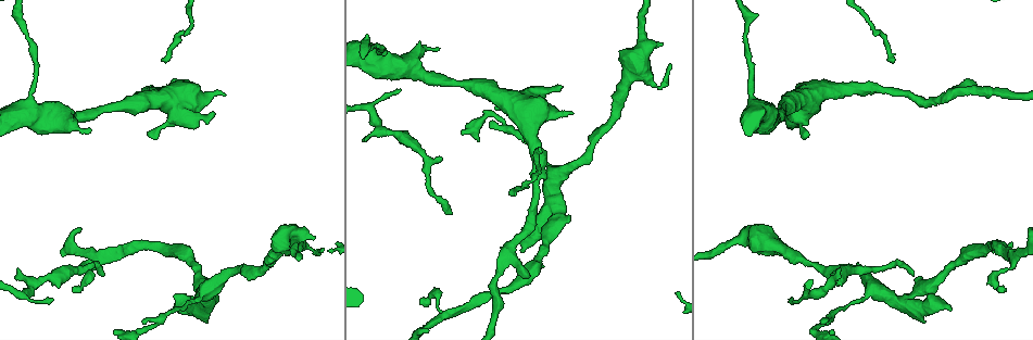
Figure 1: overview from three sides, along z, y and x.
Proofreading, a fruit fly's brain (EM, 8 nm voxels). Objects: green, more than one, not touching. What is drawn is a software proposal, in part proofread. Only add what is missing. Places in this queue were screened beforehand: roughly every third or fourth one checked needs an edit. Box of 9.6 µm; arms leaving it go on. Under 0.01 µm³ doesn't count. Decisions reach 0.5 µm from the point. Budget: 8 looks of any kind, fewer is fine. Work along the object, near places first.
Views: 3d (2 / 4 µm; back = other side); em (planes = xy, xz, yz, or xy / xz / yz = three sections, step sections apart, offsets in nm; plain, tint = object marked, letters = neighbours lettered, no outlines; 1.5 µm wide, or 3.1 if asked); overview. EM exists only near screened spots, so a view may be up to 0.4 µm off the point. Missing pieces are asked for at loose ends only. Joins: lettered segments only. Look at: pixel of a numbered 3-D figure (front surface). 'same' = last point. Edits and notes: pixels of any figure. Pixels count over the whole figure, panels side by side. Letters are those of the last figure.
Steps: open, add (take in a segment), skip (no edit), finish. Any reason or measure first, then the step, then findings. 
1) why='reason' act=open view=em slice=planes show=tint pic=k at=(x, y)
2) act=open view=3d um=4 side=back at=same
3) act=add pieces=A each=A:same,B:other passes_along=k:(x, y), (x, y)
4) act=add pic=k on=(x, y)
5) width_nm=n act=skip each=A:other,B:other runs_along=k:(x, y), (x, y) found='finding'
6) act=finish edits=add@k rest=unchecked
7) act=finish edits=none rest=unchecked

why='branch stops here' act=open view=em slice=xy step=8 show=letters pic=1 at=(89, 130)

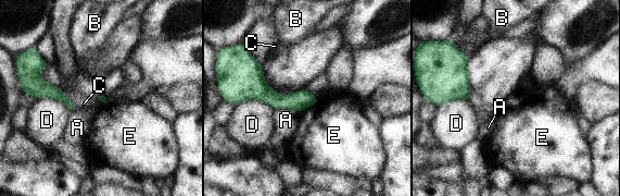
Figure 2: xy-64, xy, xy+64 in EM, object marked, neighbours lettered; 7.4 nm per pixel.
act=open view=em slice=planes show=letters at=same

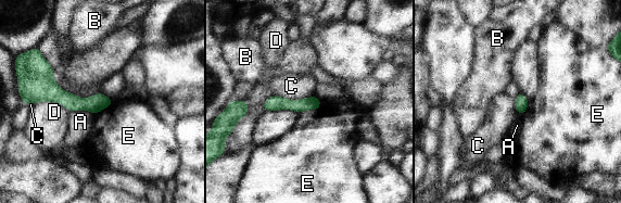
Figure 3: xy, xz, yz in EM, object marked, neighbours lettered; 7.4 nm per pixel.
act=skip each=A:other,B:other,C:other,D:other,E:other found='no lettered segment goes on from it'

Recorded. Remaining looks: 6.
why='tapers out' act=open view=em slice=planes show=tint pic=1 at=(101, 276)

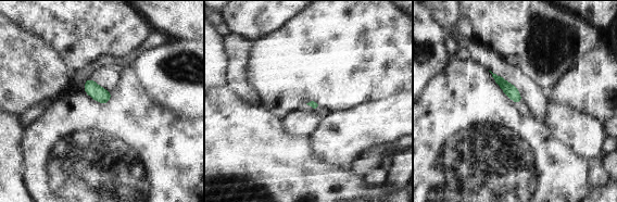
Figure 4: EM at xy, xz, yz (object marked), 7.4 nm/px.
why='see the neighbours' act=open view=em slice=planes show=letters at=same

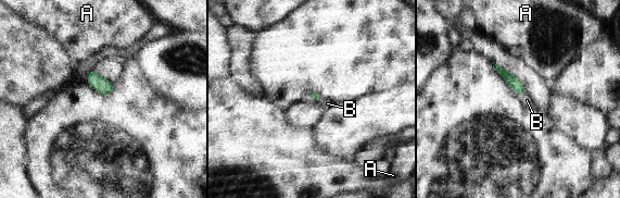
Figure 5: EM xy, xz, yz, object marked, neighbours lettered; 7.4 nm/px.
act=add pieces=B each=A:other,B:same passes_along=5:(513, 82), (522, 93), (527, 100) found='it goes on there'

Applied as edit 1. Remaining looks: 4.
act=open view=overview

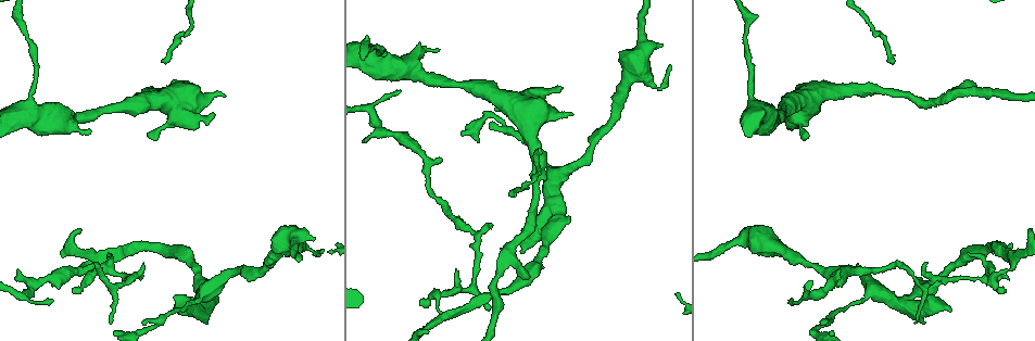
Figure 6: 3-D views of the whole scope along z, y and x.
why='thin end' act=open view=3d um=2 pic=6 at=(891, 58)

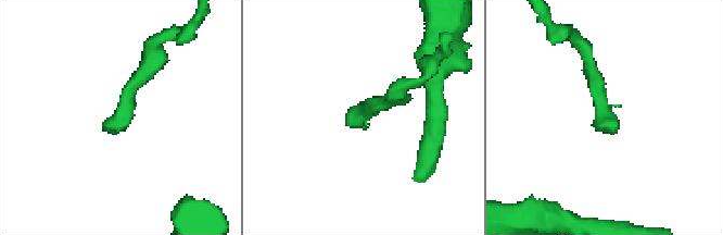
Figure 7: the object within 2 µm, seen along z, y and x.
why='now the EM' act=open view=em slice=xz step=8 show=letters pic=7 at=(346, 123)

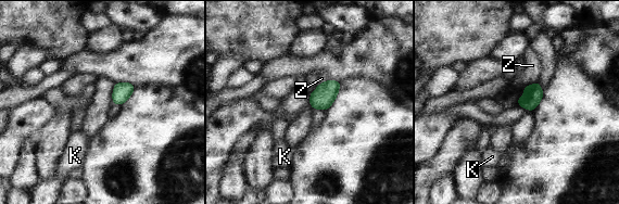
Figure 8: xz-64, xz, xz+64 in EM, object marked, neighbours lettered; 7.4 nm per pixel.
act=skip each=K:other,Z:other border=8:(537, 81), (525, 87) found='none of them fits'

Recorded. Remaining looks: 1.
act=finish edits=add@5 rest=unchecked

